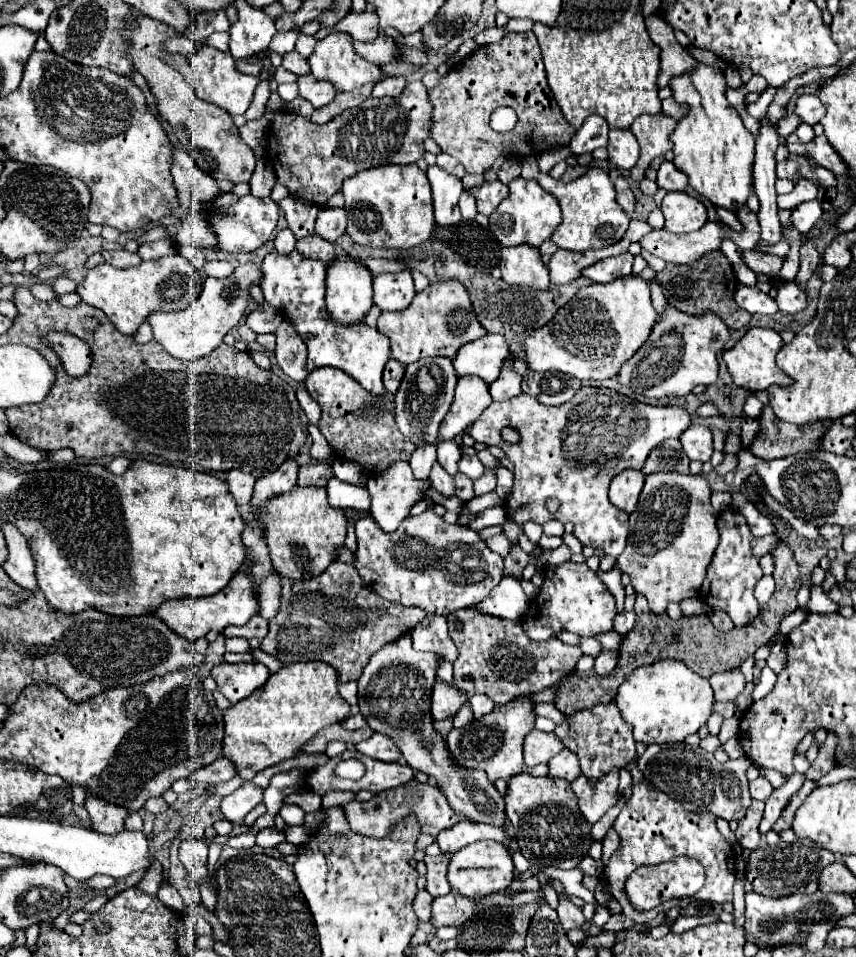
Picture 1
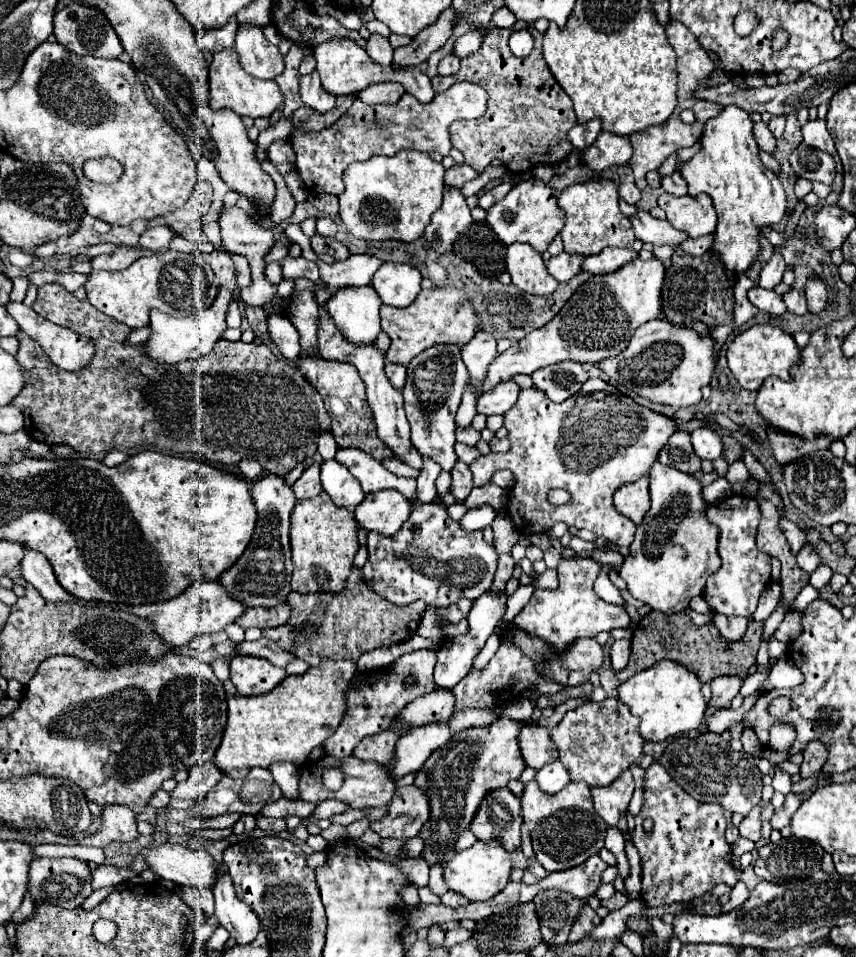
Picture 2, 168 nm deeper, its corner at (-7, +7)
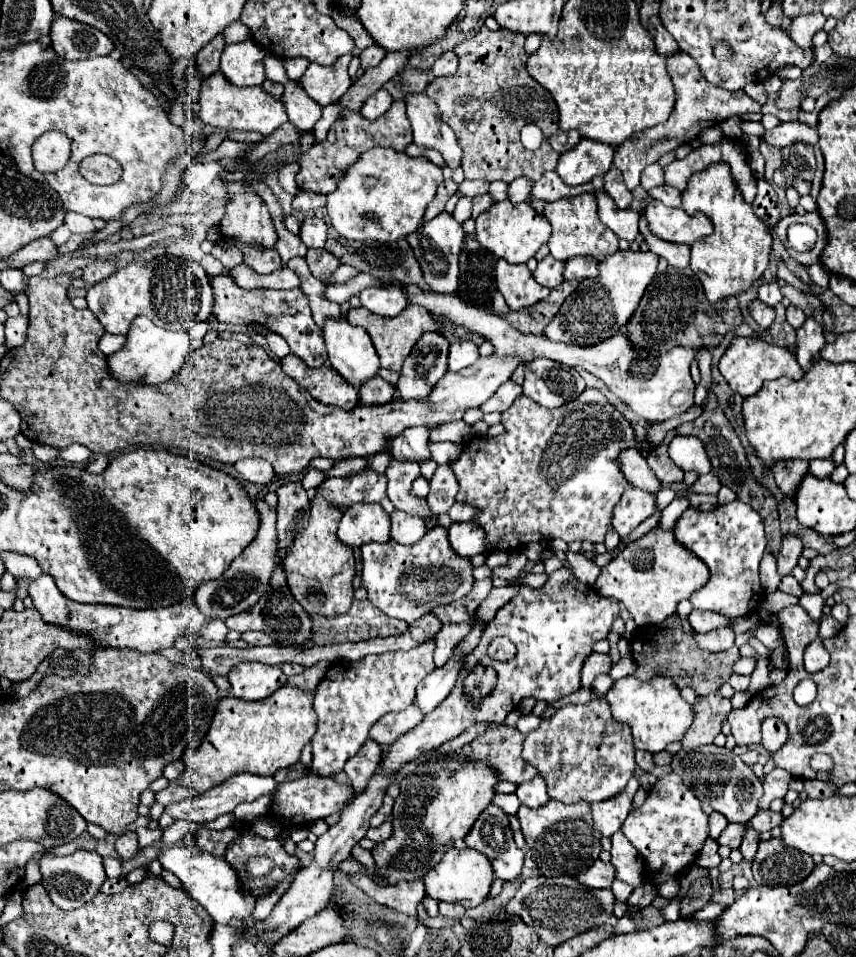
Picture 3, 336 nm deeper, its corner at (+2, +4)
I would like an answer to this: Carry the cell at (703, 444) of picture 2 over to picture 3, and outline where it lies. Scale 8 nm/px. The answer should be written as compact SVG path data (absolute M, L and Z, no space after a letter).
M673 437L669 443L669 457L683 471L693 471L697 475L711 471L705 447L695 437Z

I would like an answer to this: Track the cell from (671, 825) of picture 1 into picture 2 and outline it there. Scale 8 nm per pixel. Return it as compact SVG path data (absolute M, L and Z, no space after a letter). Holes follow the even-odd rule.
M652 762L644 774L644 804L640 814L636 816L636 830L632 834L634 846L640 852L642 860L642 900L646 906L666 906L674 902L690 902L696 896L712 894L718 884L726 884L734 888L738 882L736 868L732 862L732 846L724 838L726 818L724 808L720 804L700 804L688 792L684 792L672 776L662 768L660 762ZM650 818L654 822L652 830L644 830L644 820Z

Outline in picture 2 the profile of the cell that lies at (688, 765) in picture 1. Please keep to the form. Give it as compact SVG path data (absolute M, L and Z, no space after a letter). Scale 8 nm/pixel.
M700 734L700 736L678 736L674 738L658 762L668 768L670 776L696 800L700 802L718 802L724 810L738 812L746 816L762 796L762 774L756 766L758 756L748 752L736 752L730 744L718 734Z

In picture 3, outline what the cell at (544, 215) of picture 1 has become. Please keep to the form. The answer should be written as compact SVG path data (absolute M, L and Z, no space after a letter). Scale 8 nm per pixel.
M501 201L495 203L491 209L487 209L485 213L481 213L477 219L477 241L493 251L497 257L505 259L507 263L527 263L527 259L535 257L535 253L539 251L541 245L547 243L547 239L551 237L551 225L547 223L547 219L539 213L533 211L531 205L521 203L511 207L509 201Z

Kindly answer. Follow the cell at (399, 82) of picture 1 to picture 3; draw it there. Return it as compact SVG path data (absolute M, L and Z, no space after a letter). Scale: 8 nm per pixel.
M381 89L381 91L377 91L377 93L373 93L367 101L365 101L365 105L363 105L363 109L361 109L361 115L365 117L365 119L377 119L377 117L381 117L389 107L391 107L391 95L385 91L385 89Z

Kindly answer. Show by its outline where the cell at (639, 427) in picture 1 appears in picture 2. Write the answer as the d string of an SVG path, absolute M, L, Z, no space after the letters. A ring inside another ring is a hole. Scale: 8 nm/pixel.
M588 378L580 392L576 392L576 396L568 398L562 404L548 400L548 396L544 396L544 392L540 392L538 388L520 390L516 404L504 414L504 428L508 430L508 440L512 444L510 450L506 454L480 456L470 464L470 470L474 474L474 486L490 482L492 472L502 468L514 474L514 488L508 492L508 514L518 532L540 534L550 530L552 524L564 522L578 530L592 530L596 536L604 536L608 542L620 548L628 548L632 544L636 524L632 524L632 520L624 518L614 508L612 496L618 490L618 486L648 474L648 470L658 458L660 448L676 432L674 418L640 406L630 396L622 394L618 388L604 382L602 378ZM550 488L566 488L572 494L572 500L566 506L552 506L548 502Z

